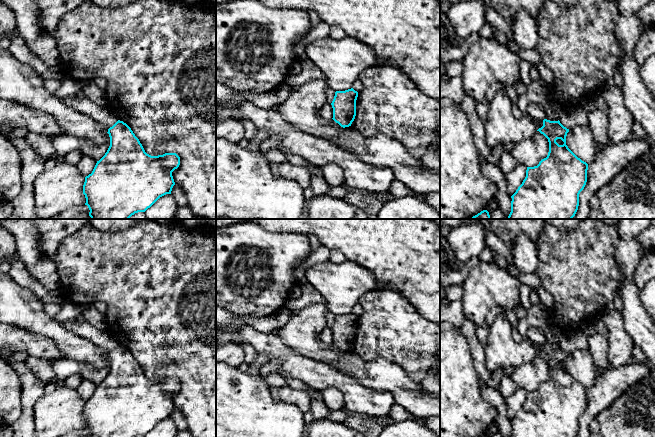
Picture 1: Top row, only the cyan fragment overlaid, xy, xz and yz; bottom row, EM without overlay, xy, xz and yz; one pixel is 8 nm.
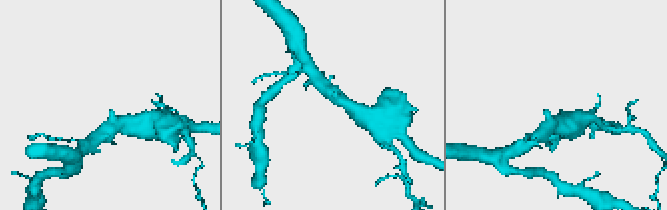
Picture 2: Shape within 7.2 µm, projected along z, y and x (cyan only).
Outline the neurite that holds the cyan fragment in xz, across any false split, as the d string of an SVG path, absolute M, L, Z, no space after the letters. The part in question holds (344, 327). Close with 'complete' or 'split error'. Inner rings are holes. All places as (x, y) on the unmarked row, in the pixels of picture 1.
M353 312L345 315L336 315L331 327L333 344L341 351L349 351L356 340L356 324L358 316Z; complete

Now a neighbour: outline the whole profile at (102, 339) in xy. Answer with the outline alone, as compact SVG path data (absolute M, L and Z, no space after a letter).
M74 320L63 324L73 333L80 337L89 339L107 353L112 351L118 345L116 340L108 333L107 330L99 330L85 320L83 322Z

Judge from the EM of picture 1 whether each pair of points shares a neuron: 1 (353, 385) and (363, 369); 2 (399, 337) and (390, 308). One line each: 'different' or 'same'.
1: different
2: same

